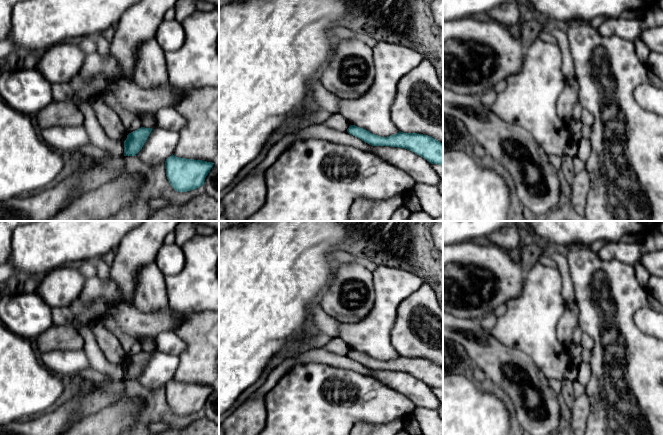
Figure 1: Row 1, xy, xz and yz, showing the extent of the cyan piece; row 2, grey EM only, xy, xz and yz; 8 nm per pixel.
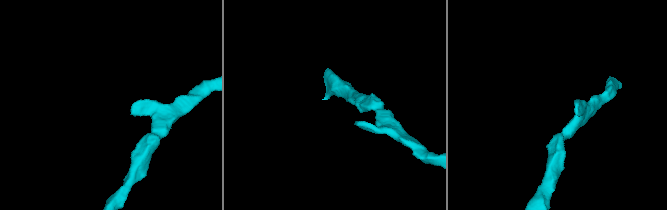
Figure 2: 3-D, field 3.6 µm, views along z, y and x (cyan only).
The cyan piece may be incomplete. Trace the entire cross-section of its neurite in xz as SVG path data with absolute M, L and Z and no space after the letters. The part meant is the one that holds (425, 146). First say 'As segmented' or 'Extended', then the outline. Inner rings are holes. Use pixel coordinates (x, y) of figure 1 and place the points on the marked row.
As segmented. M350 125L347 132L372 146L405 148L431 164L443 166L443 143L428 135L399 131L394 135L381 137L355 125Z

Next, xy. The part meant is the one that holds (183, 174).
As segmented. M172 154L165 161L166 176L175 191L191 191L204 184L213 164L202 160L180 158Z

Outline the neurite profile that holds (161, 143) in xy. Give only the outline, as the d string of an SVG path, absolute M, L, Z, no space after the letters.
M156 125L135 157L149 165L165 163L166 159L174 153L178 140L178 132Z

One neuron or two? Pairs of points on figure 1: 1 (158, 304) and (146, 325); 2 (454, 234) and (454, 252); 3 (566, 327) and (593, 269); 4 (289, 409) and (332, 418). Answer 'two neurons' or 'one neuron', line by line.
1: two neurons
2: two neurons
3: two neurons
4: one neuron

